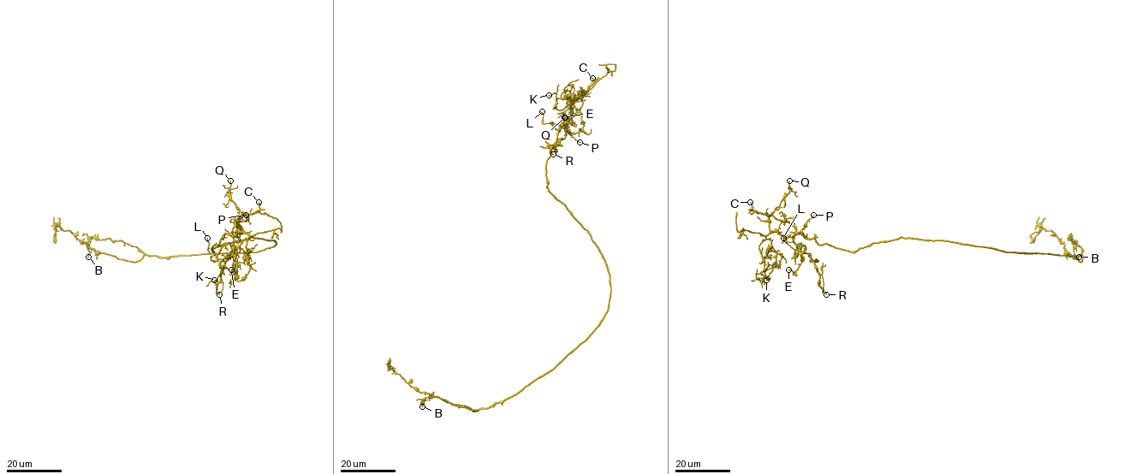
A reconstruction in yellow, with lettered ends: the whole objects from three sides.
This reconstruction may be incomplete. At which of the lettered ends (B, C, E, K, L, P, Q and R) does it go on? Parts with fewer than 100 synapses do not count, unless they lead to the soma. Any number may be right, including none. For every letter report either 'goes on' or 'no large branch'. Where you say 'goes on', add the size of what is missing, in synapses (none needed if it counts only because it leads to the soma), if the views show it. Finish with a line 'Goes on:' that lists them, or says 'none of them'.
B: no large branch
C: no large branch
E: no large branch
K: no large branch
L: no large branch
P: no large branch
Q: no large branch
R: no large branch
Goes on: none of them

